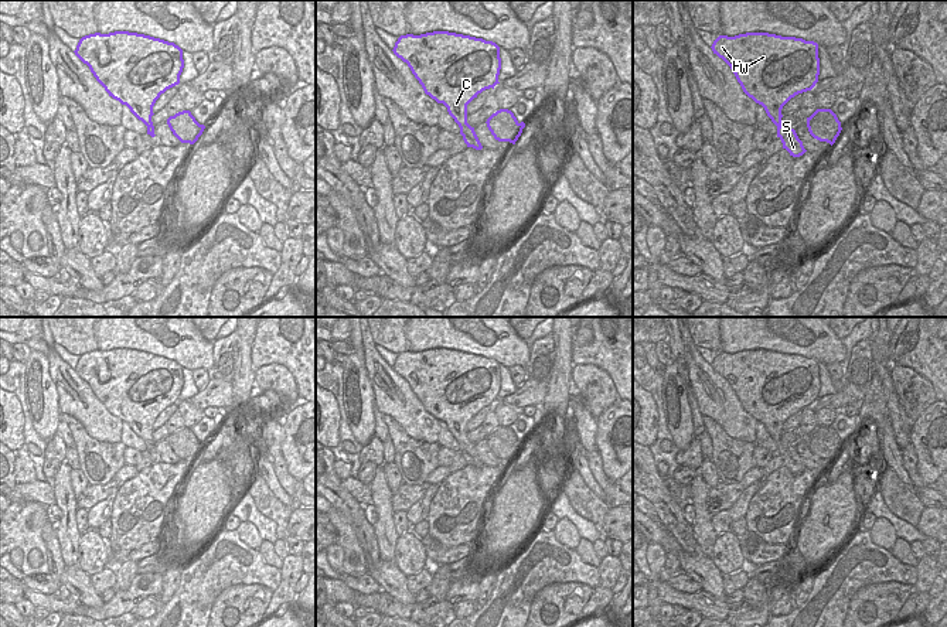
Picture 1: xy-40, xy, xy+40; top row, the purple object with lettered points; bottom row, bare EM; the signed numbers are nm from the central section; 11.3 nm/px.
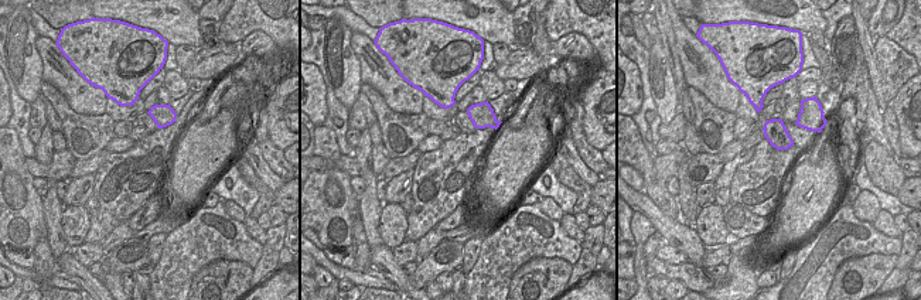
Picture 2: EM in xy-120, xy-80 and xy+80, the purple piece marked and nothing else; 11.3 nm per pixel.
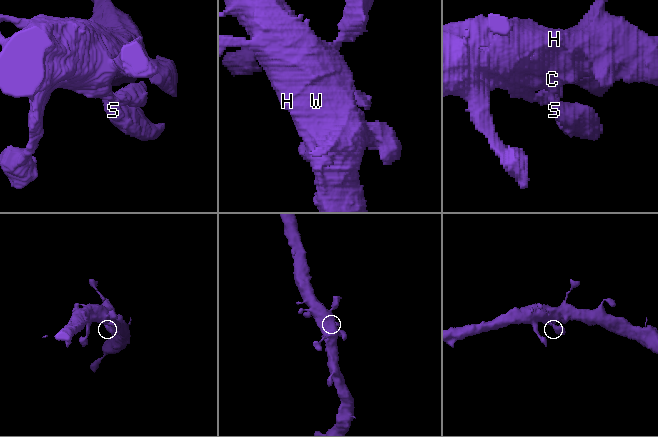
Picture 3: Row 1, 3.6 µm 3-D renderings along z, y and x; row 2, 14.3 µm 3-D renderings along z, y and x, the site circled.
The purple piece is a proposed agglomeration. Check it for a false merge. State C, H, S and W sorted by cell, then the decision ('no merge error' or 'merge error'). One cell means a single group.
C H S W | no merge error

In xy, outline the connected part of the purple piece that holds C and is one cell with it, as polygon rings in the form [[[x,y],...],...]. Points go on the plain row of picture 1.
[[[433,348],[401,352],[394,371],[408,381],[426,412],[447,425],[467,464],[483,463],[467,440],[467,422],[500,401],[500,364],[470,352]]]

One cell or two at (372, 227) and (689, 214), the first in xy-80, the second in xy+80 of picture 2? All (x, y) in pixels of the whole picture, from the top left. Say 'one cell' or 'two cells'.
one cell

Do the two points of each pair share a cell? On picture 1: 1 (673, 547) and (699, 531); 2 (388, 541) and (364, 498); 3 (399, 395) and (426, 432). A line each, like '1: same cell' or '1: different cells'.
1: different cells
2: different cells
3: same cell

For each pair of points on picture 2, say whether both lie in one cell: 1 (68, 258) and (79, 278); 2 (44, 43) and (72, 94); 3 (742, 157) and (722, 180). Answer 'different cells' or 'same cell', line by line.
1: same cell
2: same cell
3: same cell

